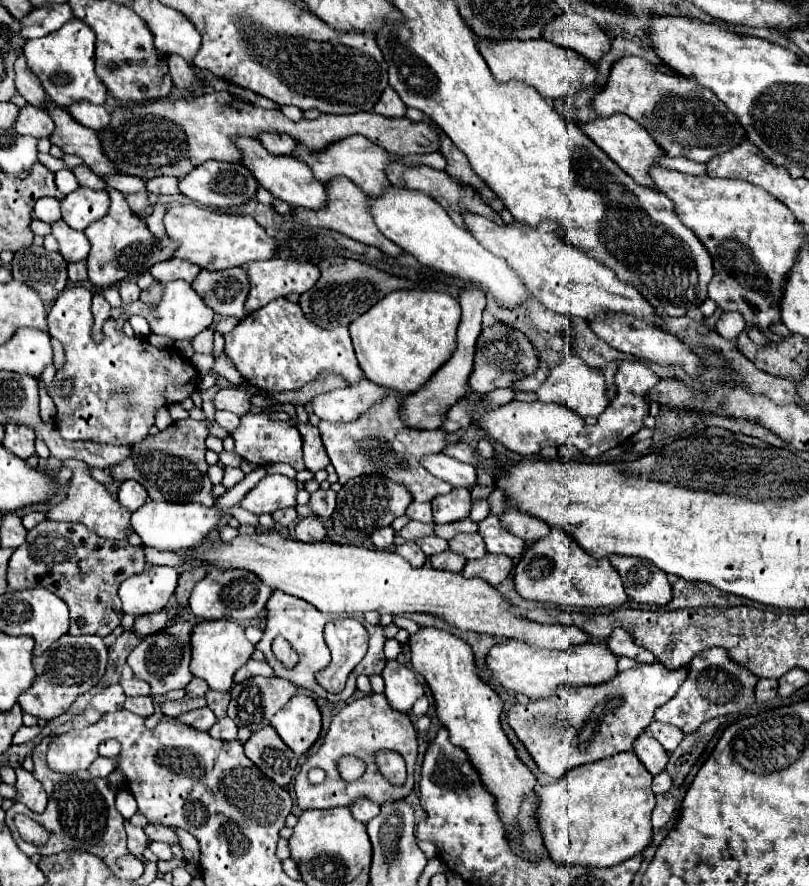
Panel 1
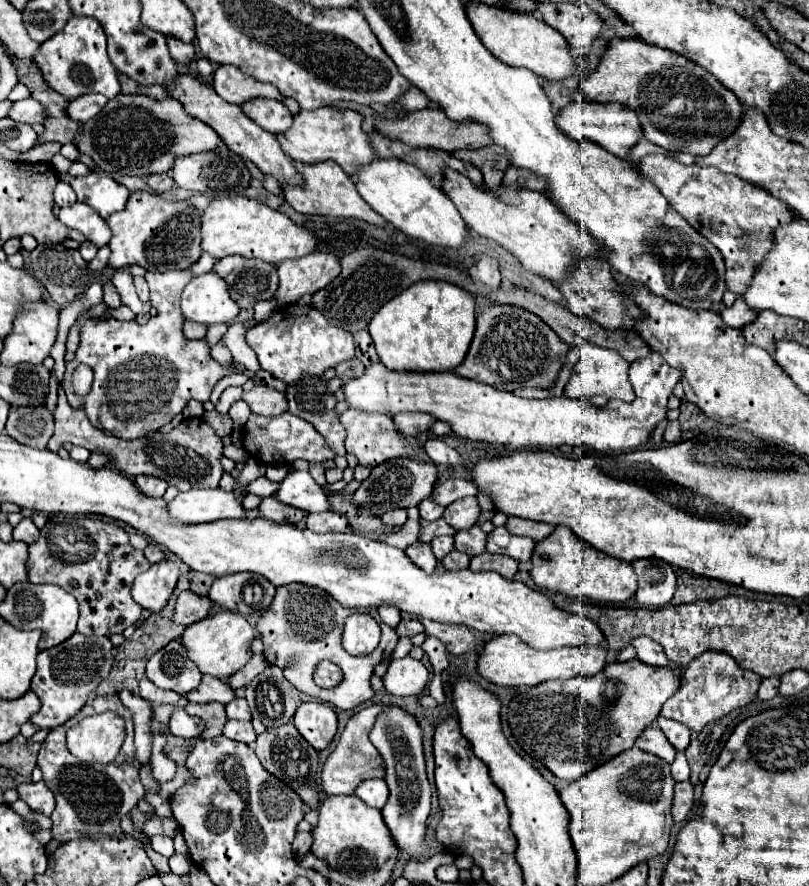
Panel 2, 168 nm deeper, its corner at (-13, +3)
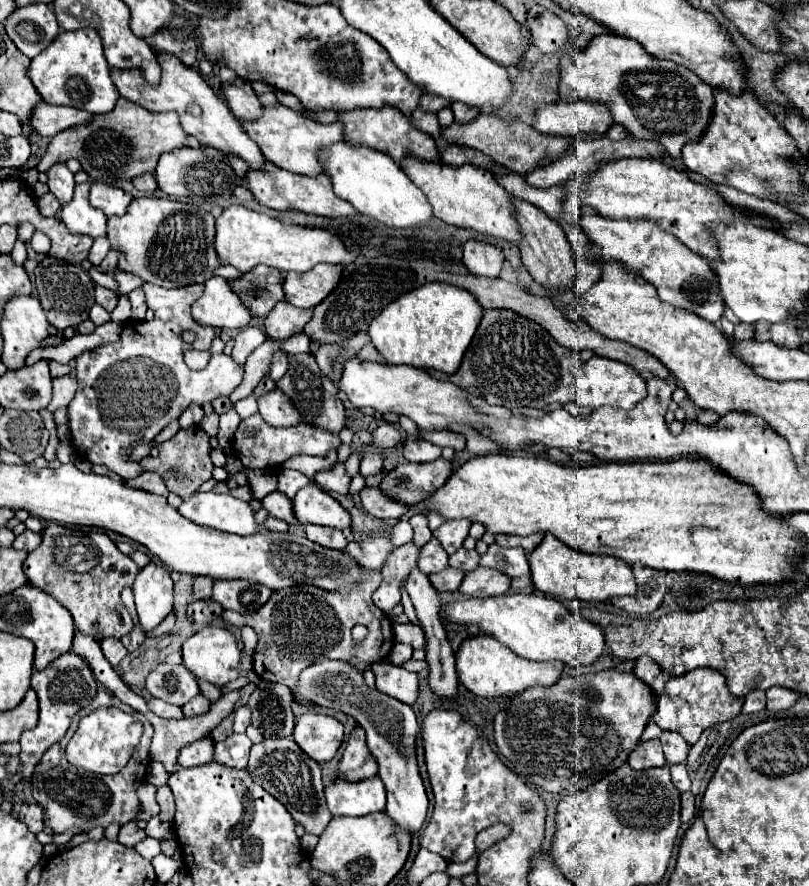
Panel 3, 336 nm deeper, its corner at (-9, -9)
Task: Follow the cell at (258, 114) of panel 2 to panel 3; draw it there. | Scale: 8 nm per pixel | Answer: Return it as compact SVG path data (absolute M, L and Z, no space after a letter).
M236 79L232 85L224 85L224 95L230 111L240 121L256 121L262 117L262 103L258 101L256 93L252 91L250 83L244 79Z

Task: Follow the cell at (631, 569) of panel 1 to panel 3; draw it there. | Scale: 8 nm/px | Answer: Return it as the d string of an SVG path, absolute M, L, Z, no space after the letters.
M642 565L634 567L634 579L638 585L638 591L634 597L616 597L612 603L628 613L636 615L650 615L664 603L666 573L658 573L656 569L646 569Z

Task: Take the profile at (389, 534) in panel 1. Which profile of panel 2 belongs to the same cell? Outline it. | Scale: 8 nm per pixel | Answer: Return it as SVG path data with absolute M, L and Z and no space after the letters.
M396 509L396 511L390 511L390 513L384 513L382 515L382 521L392 525L392 527L402 527L404 521L406 521L406 511L404 509Z

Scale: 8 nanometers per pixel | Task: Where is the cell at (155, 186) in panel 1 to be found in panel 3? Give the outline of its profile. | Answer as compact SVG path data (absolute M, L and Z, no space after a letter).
M146 173L142 177L136 177L132 183L134 183L134 187L138 191L144 191L144 193L154 193L158 189L158 183L156 183L156 179L150 173Z

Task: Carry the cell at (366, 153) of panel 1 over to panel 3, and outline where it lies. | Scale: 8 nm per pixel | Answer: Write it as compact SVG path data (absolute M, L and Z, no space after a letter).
M276 105L276 107L264 107L266 113L252 123L244 123L242 127L246 129L246 133L258 143L258 147L262 149L264 157L286 169L292 173L300 173L300 175L308 175L308 177L316 177L316 175L324 175L324 163L320 161L320 151L324 151L324 147L342 141L344 137L344 125L340 121L330 123L330 125L322 125L318 121L306 119L300 113L284 107L284 105Z

